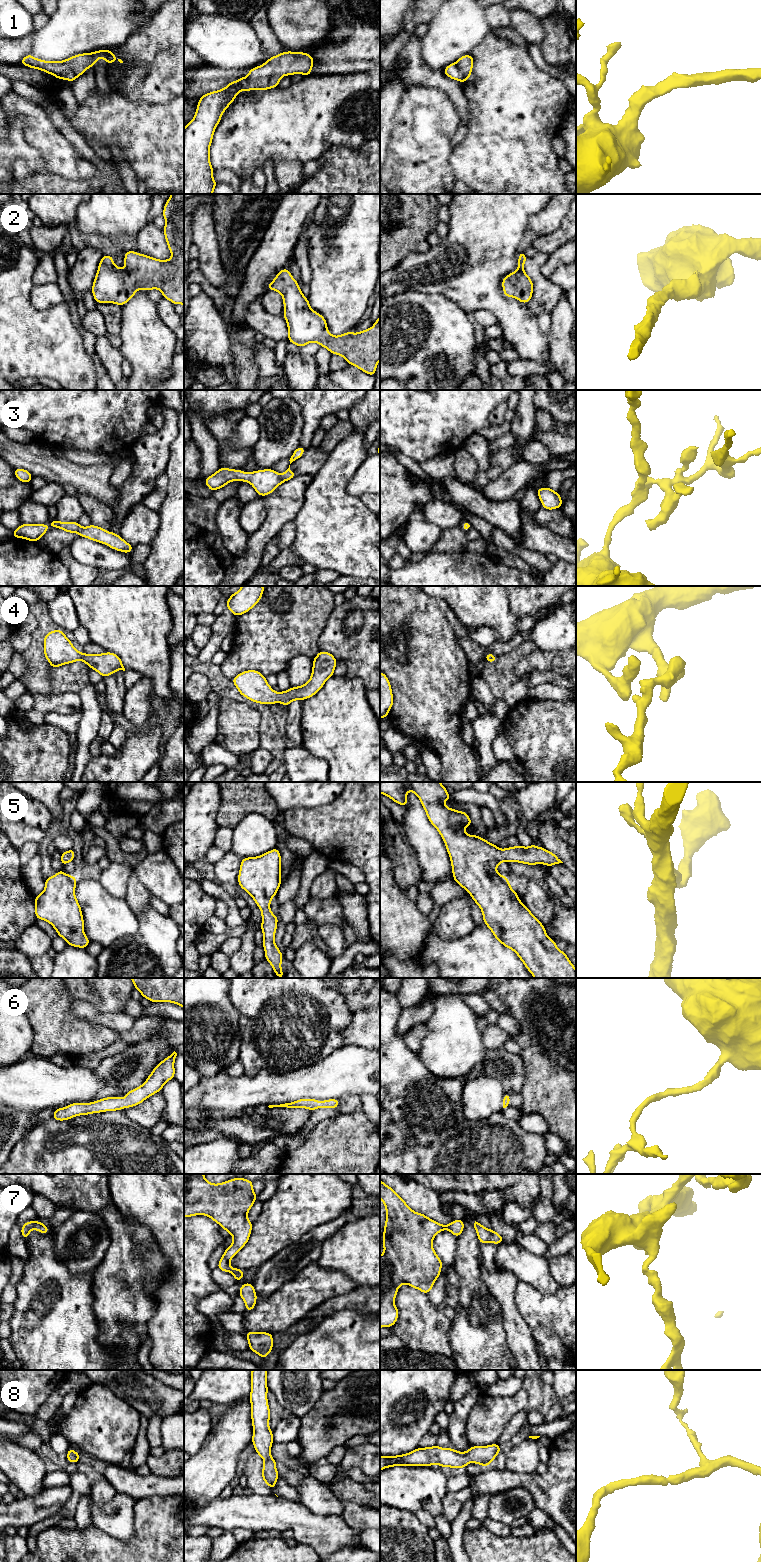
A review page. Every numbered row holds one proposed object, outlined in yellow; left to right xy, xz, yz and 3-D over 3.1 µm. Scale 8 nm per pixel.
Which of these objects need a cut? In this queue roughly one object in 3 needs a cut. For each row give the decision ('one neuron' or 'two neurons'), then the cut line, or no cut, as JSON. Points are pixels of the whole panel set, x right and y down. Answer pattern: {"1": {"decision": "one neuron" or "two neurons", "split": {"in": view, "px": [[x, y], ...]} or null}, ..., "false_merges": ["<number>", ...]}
{"1": {"decision": "one neuron", "split": null}, "2": {"decision": "one neuron", "split": null}, "3": {"decision": "one neuron", "split": null}, "4": {"decision": "one neuron", "split": null}, "5": {"decision": "one neuron", "split": null}, "6": {"decision": "one neuron", "split": null}, "7": {"decision": "one neuron", "split": null}, "8": {"decision": "one neuron", "split": null}, "false_merges": []}

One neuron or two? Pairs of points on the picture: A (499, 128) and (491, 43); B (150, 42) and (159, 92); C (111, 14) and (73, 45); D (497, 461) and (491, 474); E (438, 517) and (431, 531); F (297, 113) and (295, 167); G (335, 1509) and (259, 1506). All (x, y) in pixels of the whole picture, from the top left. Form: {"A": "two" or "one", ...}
{"A": "one", "B": "one", "C": "one", "D": "one", "E": "two", "F": "two", "G": "two"}

